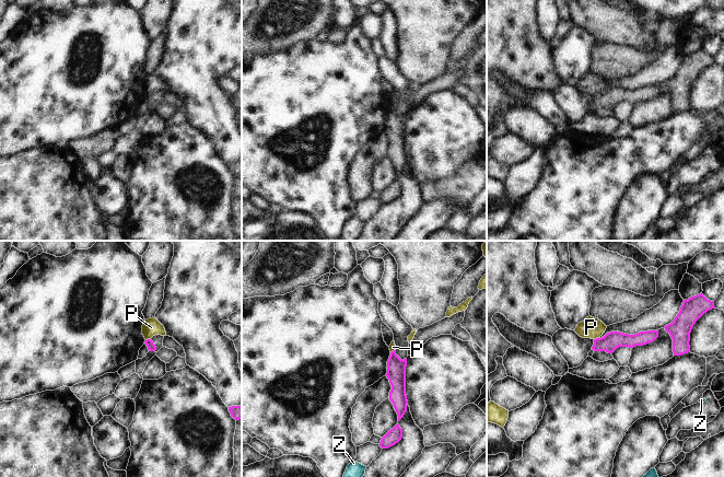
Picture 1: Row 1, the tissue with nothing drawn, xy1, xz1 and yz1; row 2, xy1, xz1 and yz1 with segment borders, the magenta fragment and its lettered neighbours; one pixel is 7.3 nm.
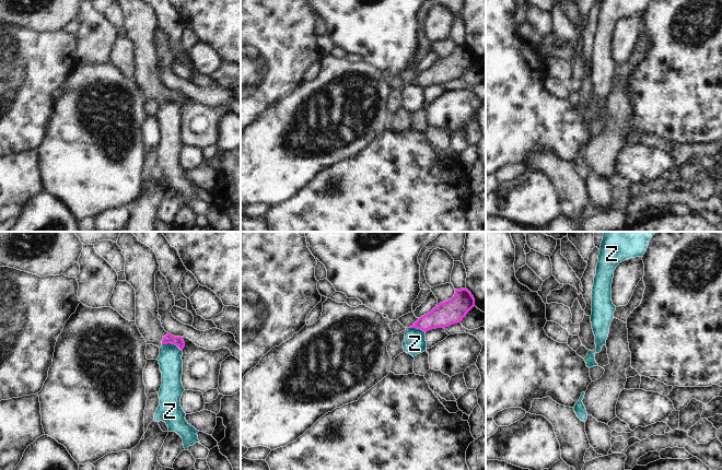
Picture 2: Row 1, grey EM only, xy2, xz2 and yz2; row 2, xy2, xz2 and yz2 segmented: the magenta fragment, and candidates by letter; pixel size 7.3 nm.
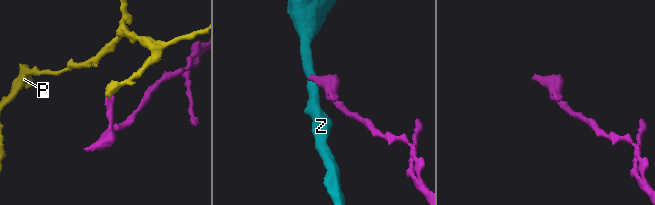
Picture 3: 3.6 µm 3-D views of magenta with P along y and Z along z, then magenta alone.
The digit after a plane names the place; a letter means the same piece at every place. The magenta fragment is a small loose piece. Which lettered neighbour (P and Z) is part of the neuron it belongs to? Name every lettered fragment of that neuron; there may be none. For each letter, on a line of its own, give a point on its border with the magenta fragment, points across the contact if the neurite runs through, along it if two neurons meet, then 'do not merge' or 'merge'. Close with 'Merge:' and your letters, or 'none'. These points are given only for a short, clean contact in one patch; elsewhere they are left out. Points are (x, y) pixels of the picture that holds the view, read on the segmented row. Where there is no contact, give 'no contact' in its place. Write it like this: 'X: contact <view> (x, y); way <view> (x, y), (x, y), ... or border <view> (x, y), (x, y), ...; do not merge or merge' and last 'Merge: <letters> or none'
P: contact xy1 (148, 339); border xy1 (150, 338), (146, 340); do not merge
Z: contact xy2 (172, 343); border xy2 (162, 343), (174, 343), (182, 351); do not merge
Merge: none

